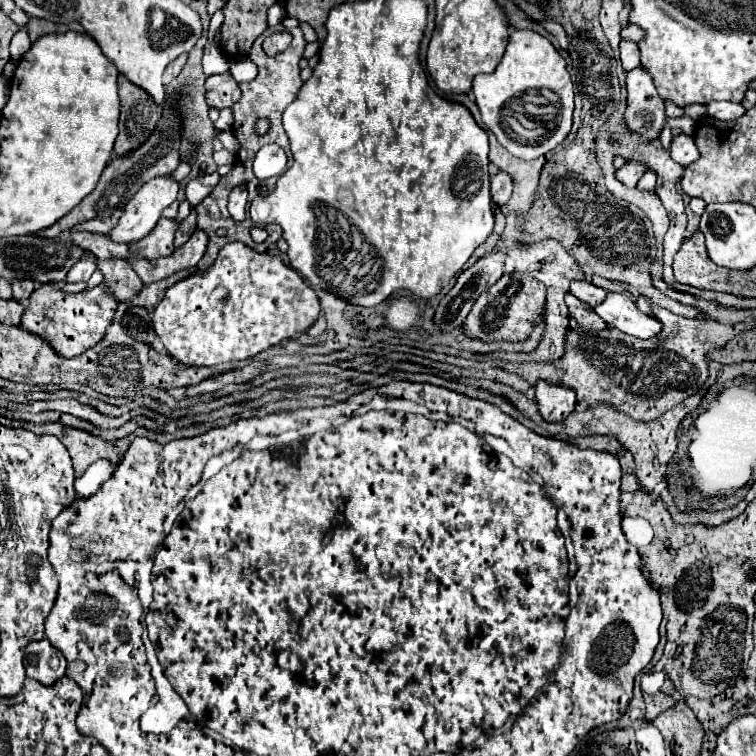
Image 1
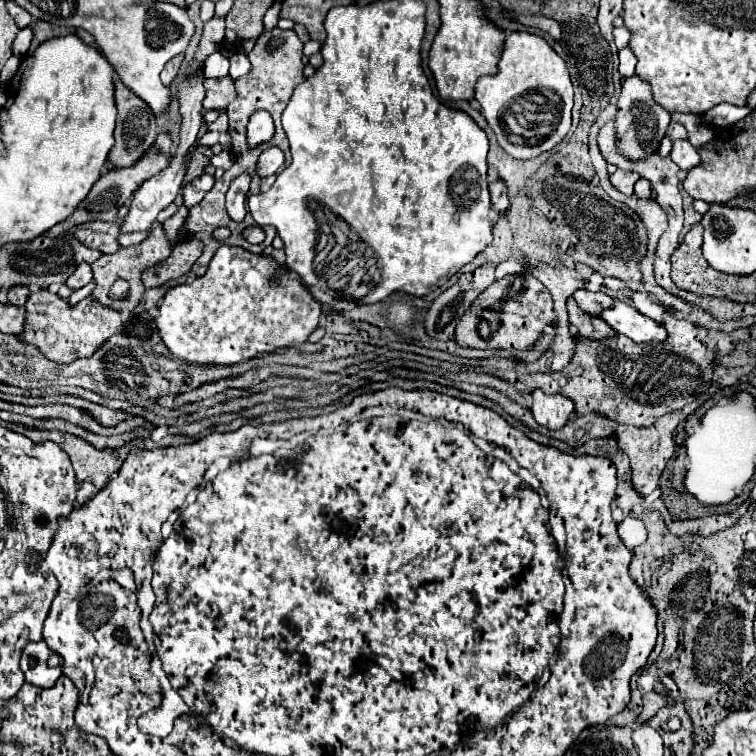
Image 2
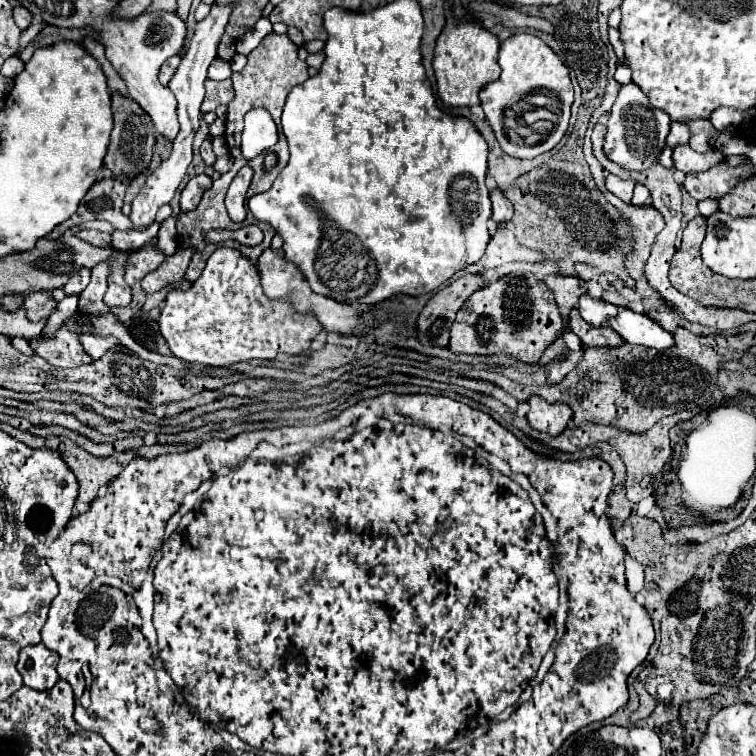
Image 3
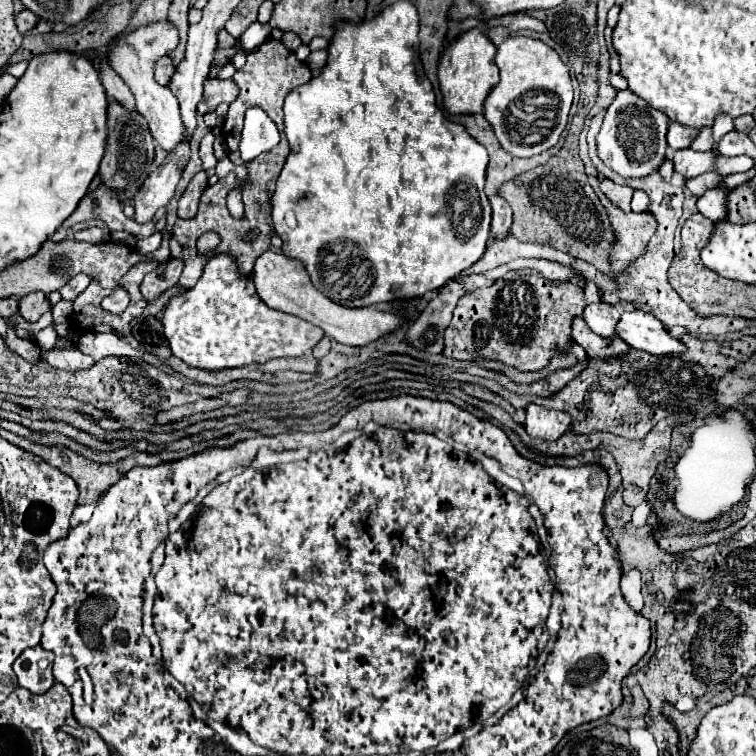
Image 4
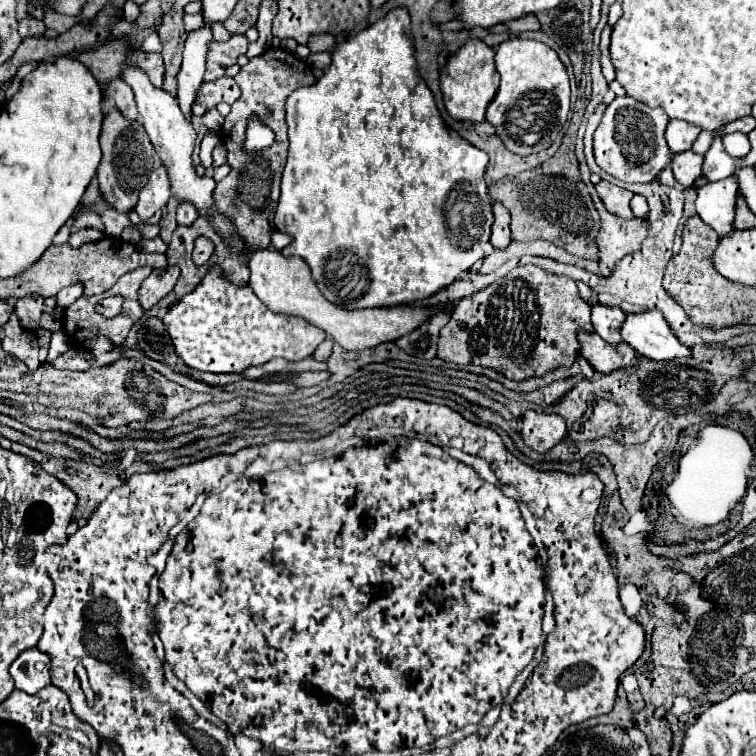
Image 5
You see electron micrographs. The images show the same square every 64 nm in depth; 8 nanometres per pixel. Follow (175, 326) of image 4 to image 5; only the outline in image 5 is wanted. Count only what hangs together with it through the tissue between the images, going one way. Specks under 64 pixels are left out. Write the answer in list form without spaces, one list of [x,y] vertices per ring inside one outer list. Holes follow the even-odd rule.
[[[212,268],[202,284],[194,292],[186,294],[178,304],[174,304],[162,320],[168,326],[168,334],[174,342],[176,354],[184,360],[184,364],[194,370],[214,374],[240,374],[250,366],[262,366],[278,356],[288,362],[298,362],[312,356],[316,346],[326,338],[324,330],[312,326],[300,316],[272,312],[270,308],[266,308],[266,304],[258,300],[250,286],[230,284],[226,278],[222,278],[218,268]]]

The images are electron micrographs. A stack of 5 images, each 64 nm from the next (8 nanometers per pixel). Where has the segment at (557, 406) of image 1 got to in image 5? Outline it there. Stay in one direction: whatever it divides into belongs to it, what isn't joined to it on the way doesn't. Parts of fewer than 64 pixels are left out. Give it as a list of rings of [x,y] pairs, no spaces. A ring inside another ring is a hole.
[[[528,410],[522,418],[522,440],[538,454],[546,454],[566,438],[566,422],[554,414],[538,414]]]

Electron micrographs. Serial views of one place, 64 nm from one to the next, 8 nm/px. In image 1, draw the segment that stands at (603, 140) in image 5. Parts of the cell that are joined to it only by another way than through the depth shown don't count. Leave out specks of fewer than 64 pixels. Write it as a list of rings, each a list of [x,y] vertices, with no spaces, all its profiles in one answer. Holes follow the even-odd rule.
[[[640,66],[626,76],[626,112],[624,124],[632,134],[640,136],[642,144],[656,140],[666,124],[664,102],[660,100],[652,78]]]

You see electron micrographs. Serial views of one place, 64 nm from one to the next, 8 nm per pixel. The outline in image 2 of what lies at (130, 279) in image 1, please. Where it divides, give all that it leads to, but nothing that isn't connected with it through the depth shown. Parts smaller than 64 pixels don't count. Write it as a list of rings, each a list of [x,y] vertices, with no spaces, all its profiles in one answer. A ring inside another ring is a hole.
[[[156,224],[156,226],[152,228],[152,234],[150,234],[142,244],[138,244],[138,246],[130,246],[130,248],[120,248],[120,250],[114,252],[114,254],[100,256],[100,258],[92,264],[94,284],[96,284],[96,286],[94,286],[94,290],[92,290],[90,296],[92,296],[94,300],[98,300],[98,302],[100,302],[102,306],[106,306],[106,308],[114,308],[114,310],[118,310],[118,312],[122,312],[122,310],[132,312],[132,310],[140,304],[142,294],[144,294],[144,286],[142,286],[142,280],[140,280],[142,272],[148,270],[148,268],[152,268],[154,264],[166,260],[166,258],[170,256],[170,252],[172,252],[172,246],[170,246],[168,238],[164,236],[162,226]],[[118,278],[124,278],[124,280],[130,284],[130,292],[128,292],[128,298],[126,298],[126,300],[116,300],[116,302],[112,302],[112,300],[108,298],[108,290],[110,290],[112,282],[118,280]]]

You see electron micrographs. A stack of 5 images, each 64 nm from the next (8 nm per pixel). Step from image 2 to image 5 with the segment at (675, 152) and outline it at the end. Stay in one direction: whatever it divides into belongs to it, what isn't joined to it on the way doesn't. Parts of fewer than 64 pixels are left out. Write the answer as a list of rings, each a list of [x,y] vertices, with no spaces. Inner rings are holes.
[[[692,150],[676,154],[670,168],[672,168],[678,184],[682,184],[684,188],[692,188],[692,184],[696,182],[696,178],[702,172],[702,160],[704,160],[704,156],[694,154]]]

